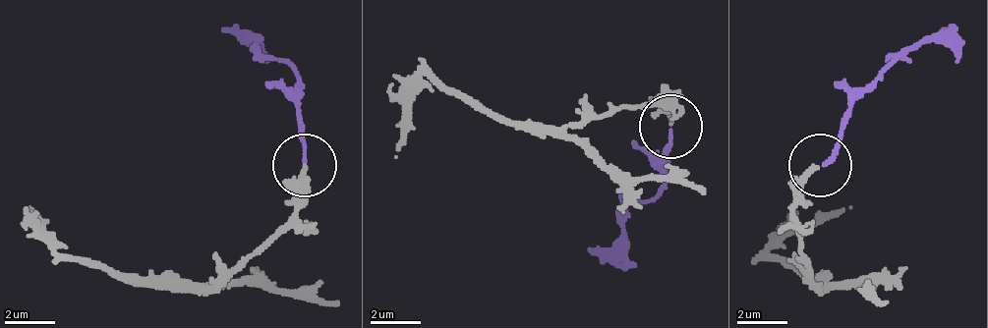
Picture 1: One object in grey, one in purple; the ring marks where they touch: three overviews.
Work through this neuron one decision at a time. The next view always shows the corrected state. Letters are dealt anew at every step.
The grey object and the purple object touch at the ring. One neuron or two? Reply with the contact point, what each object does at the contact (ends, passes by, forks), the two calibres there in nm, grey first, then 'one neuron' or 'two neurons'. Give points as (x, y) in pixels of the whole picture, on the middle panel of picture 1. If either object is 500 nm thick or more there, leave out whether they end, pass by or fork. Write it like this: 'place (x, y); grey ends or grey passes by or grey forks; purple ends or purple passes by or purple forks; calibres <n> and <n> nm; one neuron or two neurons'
place (670, 127); grey ends; purple ends; calibres 240 and 140 nm; one neuron

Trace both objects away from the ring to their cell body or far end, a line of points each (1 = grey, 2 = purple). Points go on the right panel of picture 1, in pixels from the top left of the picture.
1: (820, 165), (795, 215), (820, 285), (814, 285), (776, 246), (852, 208)
2: (820, 165), (845, 108), (877, 77), (947, 26)

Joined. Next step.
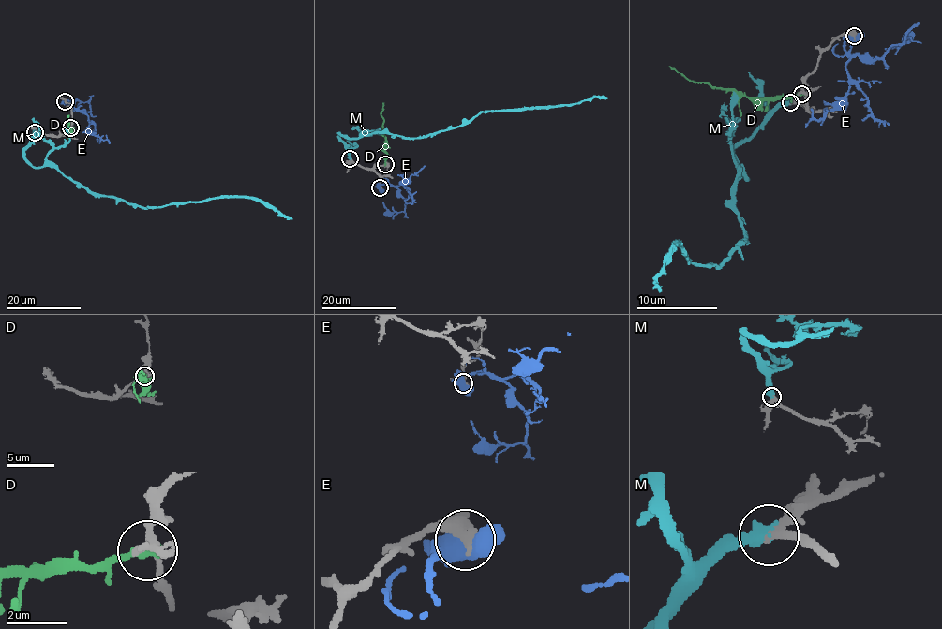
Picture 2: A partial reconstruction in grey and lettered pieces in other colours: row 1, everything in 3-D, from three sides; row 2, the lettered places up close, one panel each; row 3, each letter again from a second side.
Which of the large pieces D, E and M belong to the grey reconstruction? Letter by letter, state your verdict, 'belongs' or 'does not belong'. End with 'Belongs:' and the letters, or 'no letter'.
D: does not belong
E: does not belong
M: belongs
Belongs: M

